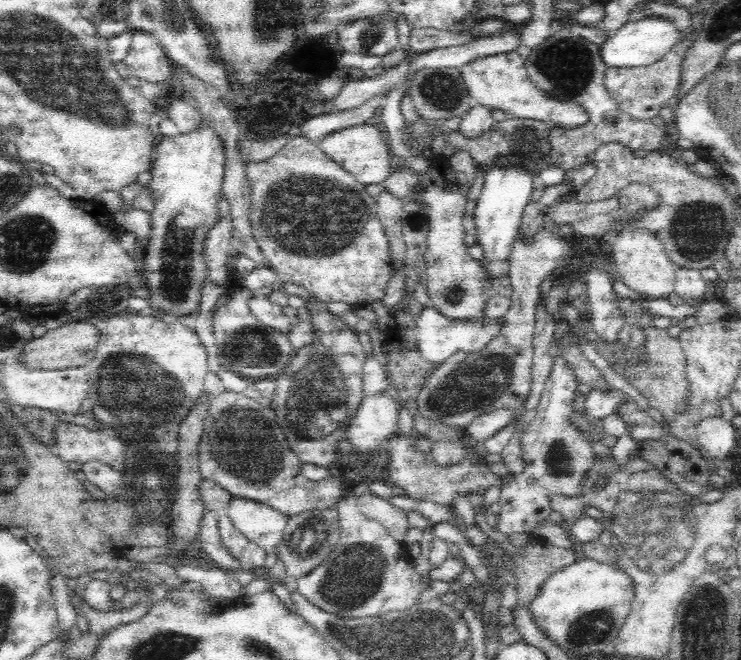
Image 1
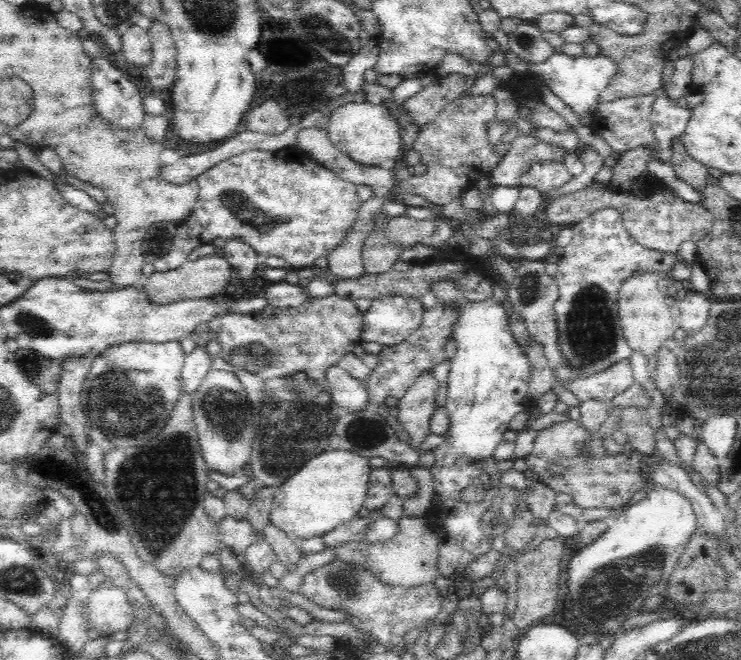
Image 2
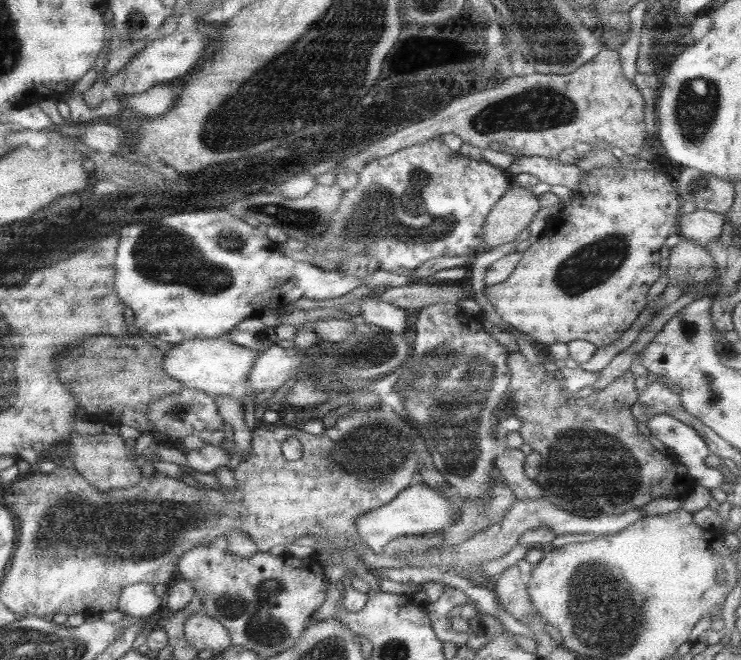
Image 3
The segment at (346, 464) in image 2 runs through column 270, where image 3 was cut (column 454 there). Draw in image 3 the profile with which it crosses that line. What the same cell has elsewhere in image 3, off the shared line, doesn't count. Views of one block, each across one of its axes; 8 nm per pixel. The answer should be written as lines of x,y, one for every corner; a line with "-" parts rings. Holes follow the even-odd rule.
413,484
399,492
388,504
359,515
355,519
355,534
362,544
367,545
375,555
383,555
383,547
391,540
403,536
431,535
443,532
447,526
453,525
460,514
453,512
453,506
447,498
437,494
427,486

